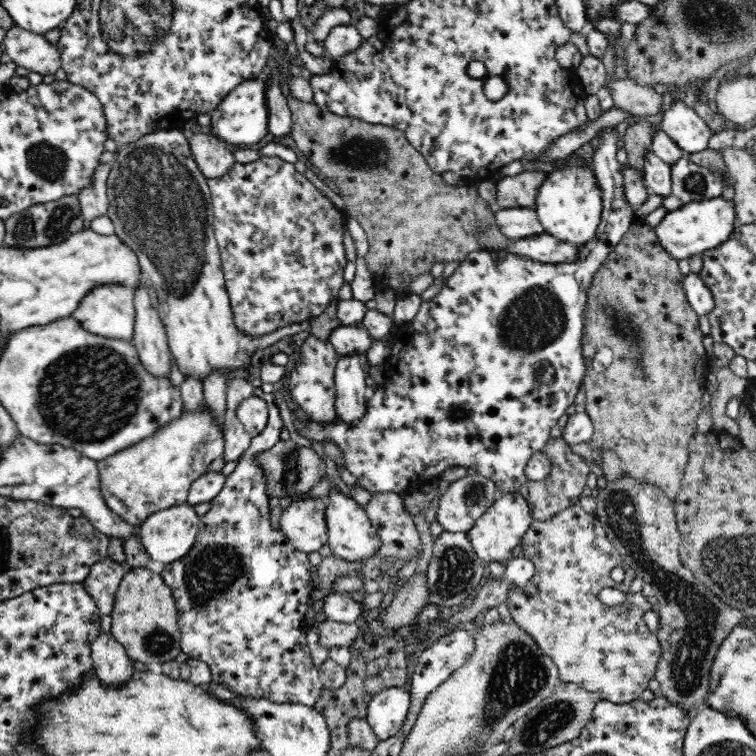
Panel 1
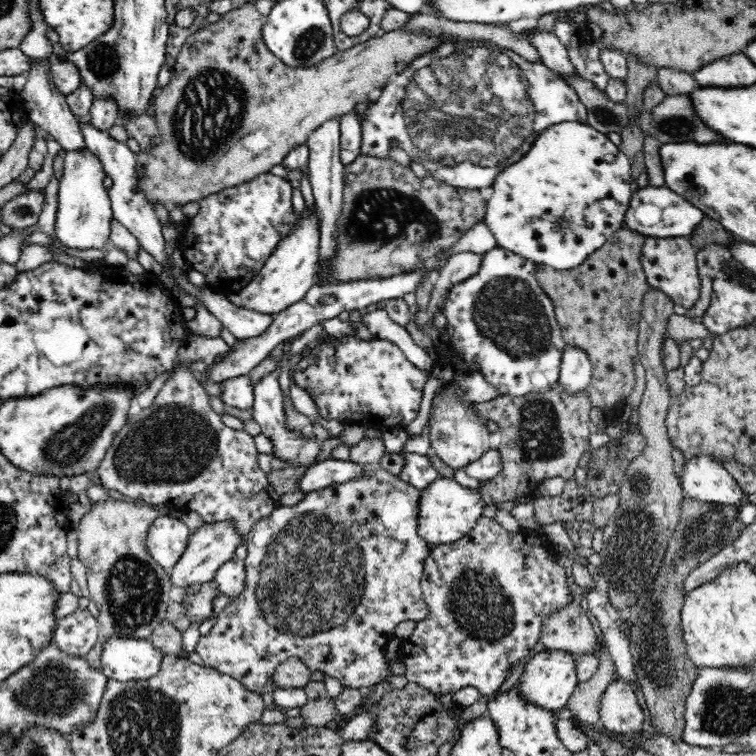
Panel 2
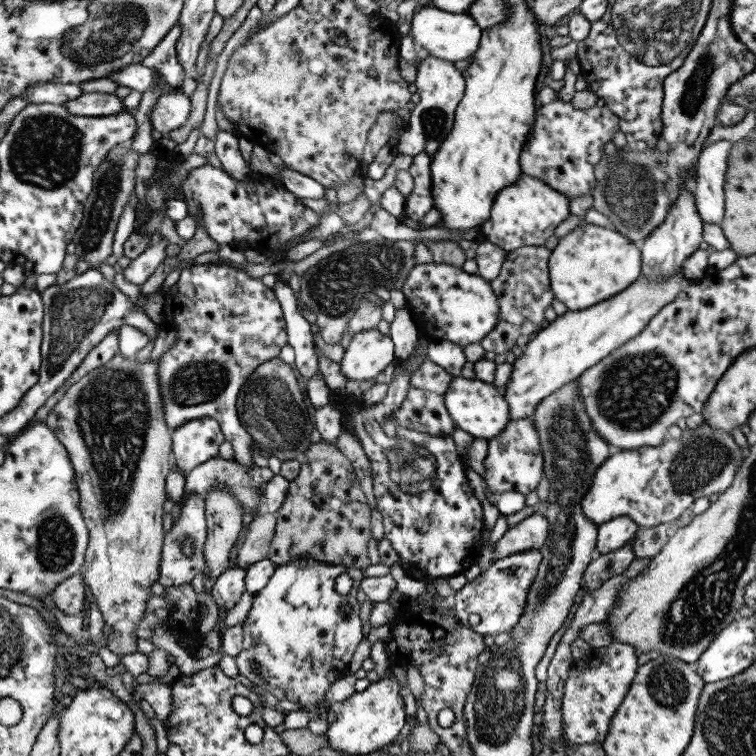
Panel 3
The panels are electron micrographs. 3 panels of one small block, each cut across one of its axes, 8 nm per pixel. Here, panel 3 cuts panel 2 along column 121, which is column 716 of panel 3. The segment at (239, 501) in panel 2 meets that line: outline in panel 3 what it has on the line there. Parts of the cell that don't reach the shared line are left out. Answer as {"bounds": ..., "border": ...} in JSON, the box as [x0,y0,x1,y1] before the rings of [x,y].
{"bounds":[581,422,749,528],"border":[[[701,422],[696,429],[689,427],[682,430],[679,439],[667,437],[661,445],[649,445],[636,450],[614,450],[610,456],[596,469],[590,490],[582,499],[581,510],[584,517],[600,528],[606,522],[620,516],[632,518],[639,527],[650,528],[667,524],[678,519],[681,514],[692,508],[694,500],[700,496],[723,493],[734,480],[736,471],[742,465],[749,450],[743,449],[728,432],[712,428],[710,424]]]}

